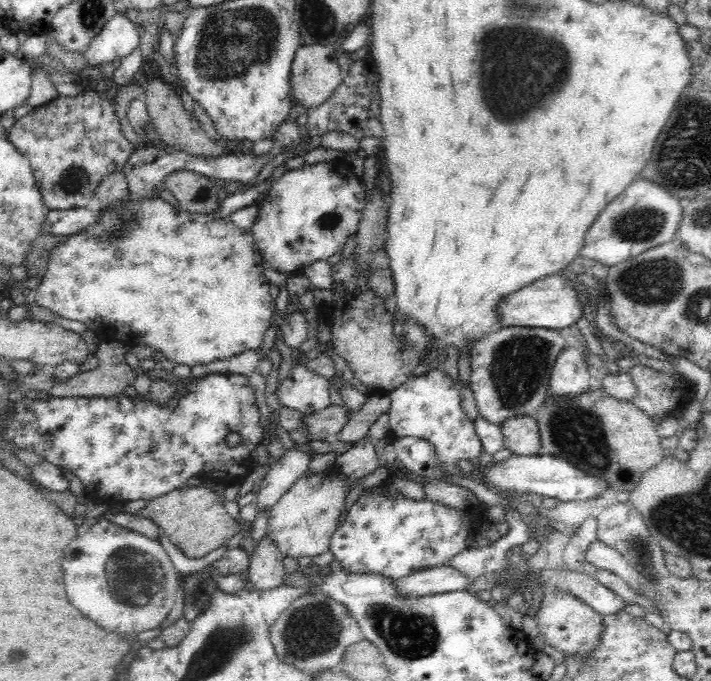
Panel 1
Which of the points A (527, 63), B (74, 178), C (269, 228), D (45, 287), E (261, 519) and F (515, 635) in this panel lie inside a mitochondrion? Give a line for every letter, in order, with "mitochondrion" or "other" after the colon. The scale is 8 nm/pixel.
A: mitochondrion
B: mitochondrion
C: other
D: other
E: other
F: other

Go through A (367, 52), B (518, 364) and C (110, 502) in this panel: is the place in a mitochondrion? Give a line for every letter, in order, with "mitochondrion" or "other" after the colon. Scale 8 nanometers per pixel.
A: other
B: mitochondrion
C: other

